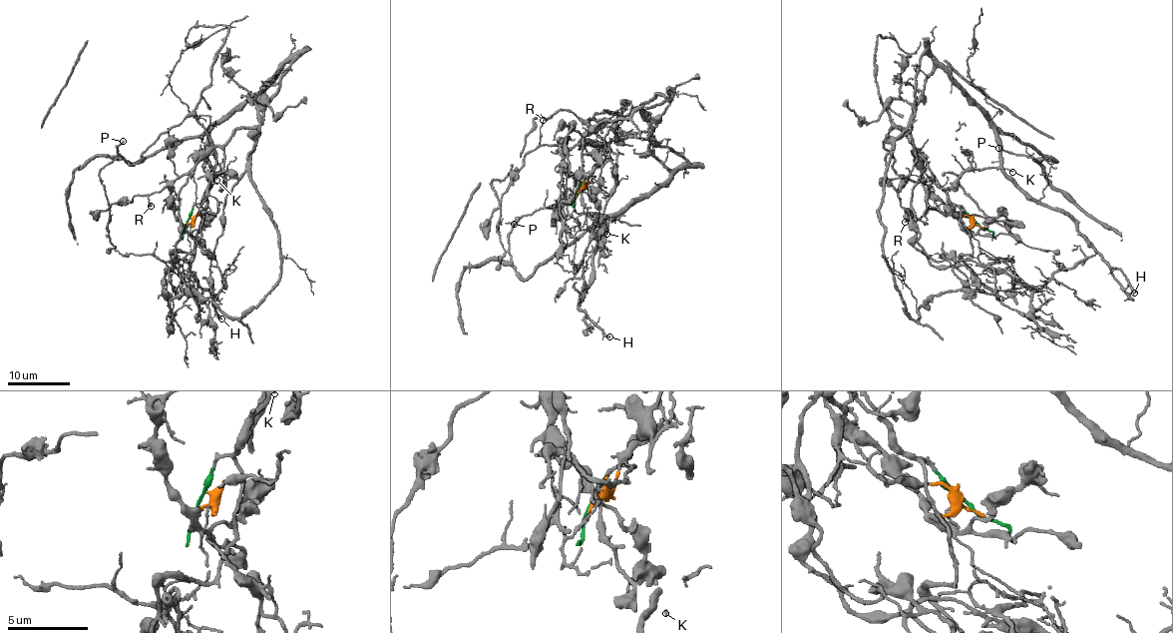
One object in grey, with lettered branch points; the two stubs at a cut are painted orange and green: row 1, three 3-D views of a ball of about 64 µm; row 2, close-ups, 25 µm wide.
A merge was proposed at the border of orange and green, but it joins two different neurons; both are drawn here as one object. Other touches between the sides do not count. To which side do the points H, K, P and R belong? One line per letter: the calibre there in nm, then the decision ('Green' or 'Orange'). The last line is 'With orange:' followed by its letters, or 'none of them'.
H: Thickness 280 nm. Orange
K: Thickness 130 nm. Orange
P: Thickness 240 nm. Orange
R: Thickness 150 nm. Green
With orange: H, K, P

